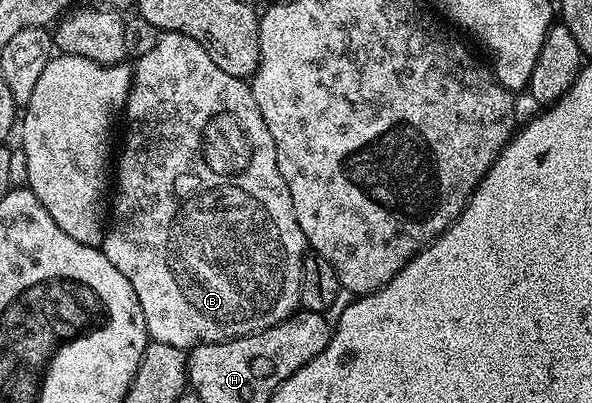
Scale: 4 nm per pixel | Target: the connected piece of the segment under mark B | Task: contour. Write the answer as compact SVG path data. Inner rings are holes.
M165 31L151 52L134 60L126 115L127 136L123 139L123 152L120 155L118 152L113 167L113 206L101 250L113 265L117 265L117 269L121 269L124 277L129 277L129 285L133 285L133 293L137 293L137 301L141 301L141 313L145 313L148 336L156 343L190 349L199 343L224 343L227 339L255 335L295 314L301 293L303 256L308 254L309 248L305 233L301 233L301 225L297 225L297 213L293 213L289 185L285 185L285 177L281 177L281 169L277 169L277 149L269 125L265 125L265 117L261 117L261 109L257 109L257 101L253 101L250 86L213 65L213 57L209 57L193 37Z

